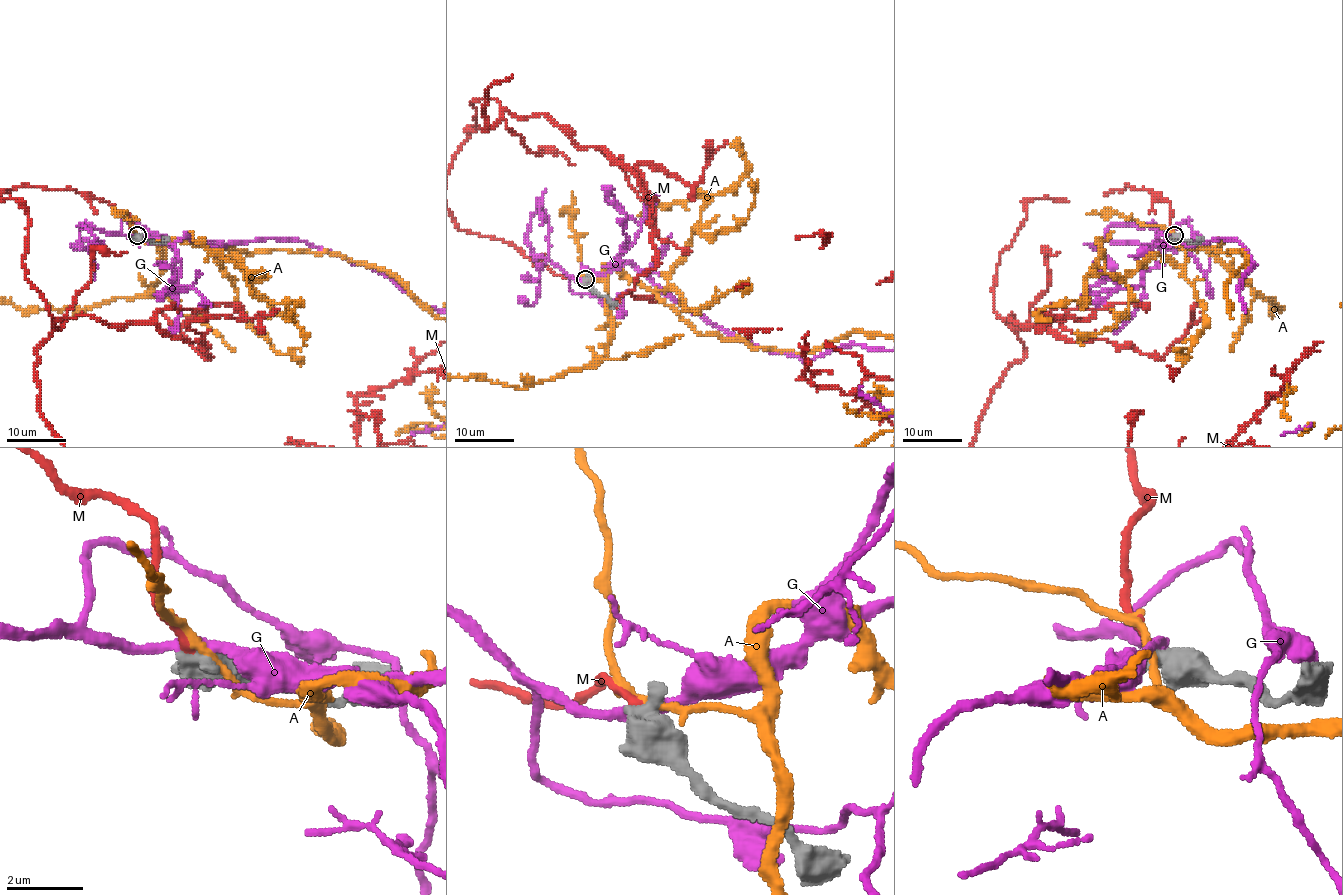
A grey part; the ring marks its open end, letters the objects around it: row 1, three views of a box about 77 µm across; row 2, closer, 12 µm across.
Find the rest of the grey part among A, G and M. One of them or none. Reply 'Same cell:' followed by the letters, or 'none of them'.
Same cell: M

